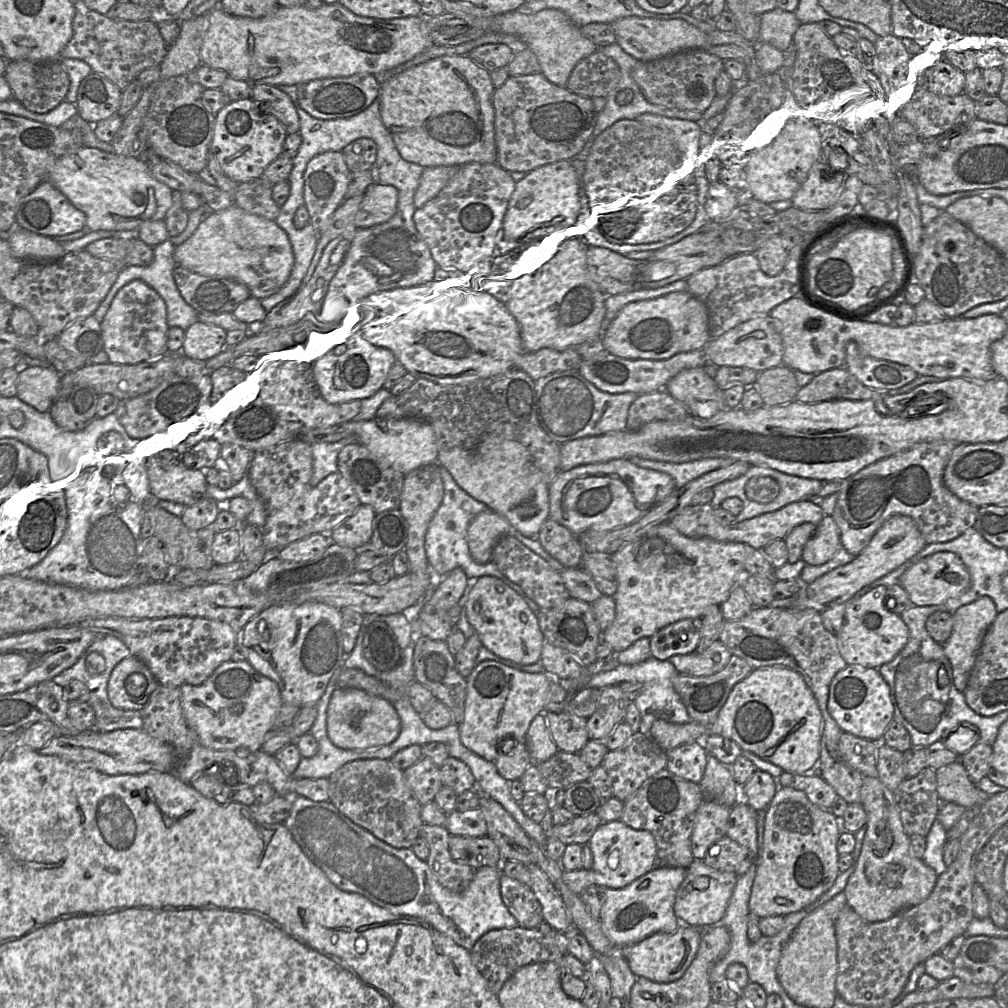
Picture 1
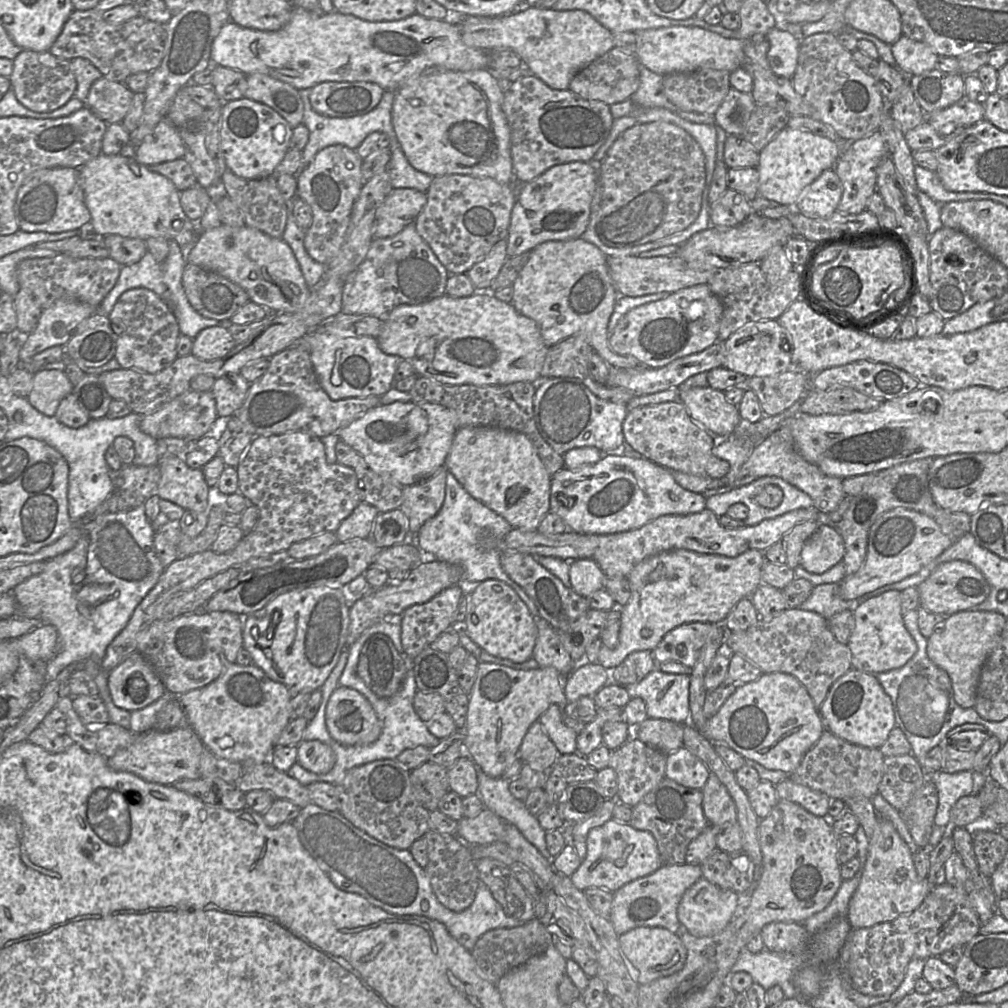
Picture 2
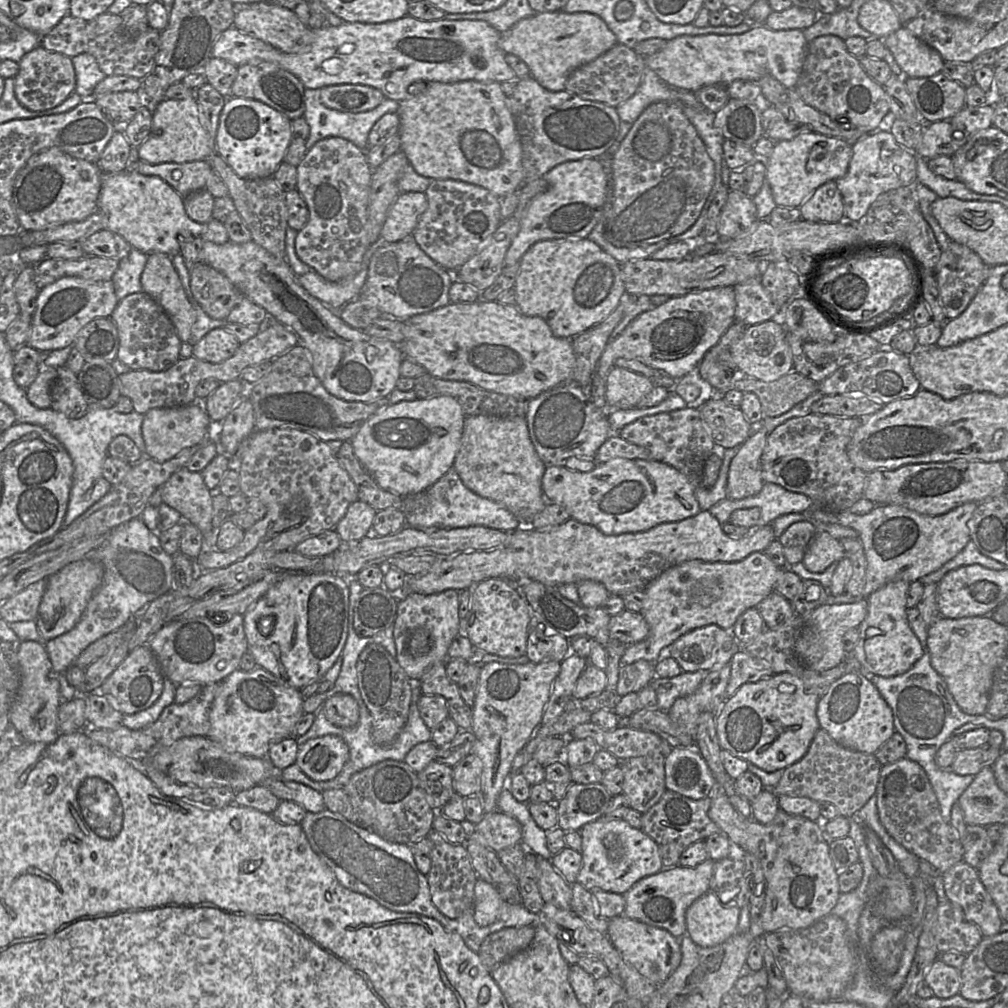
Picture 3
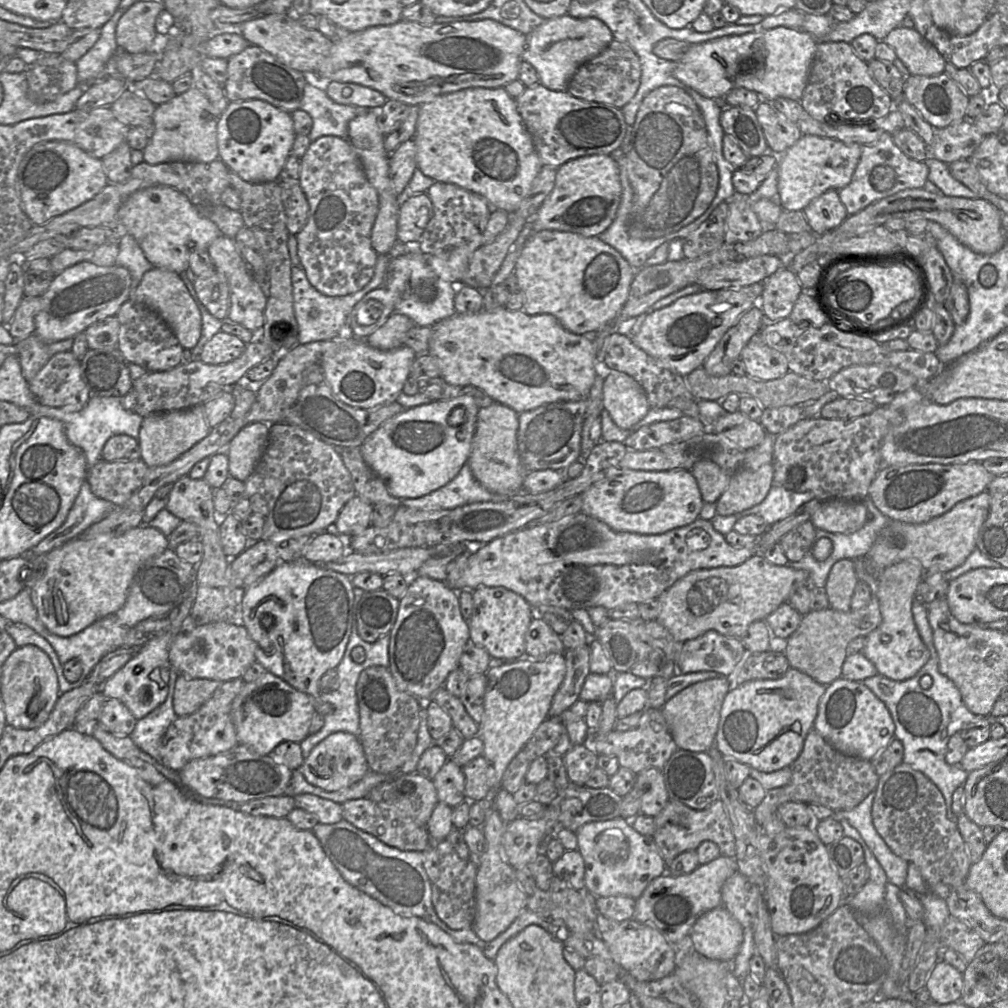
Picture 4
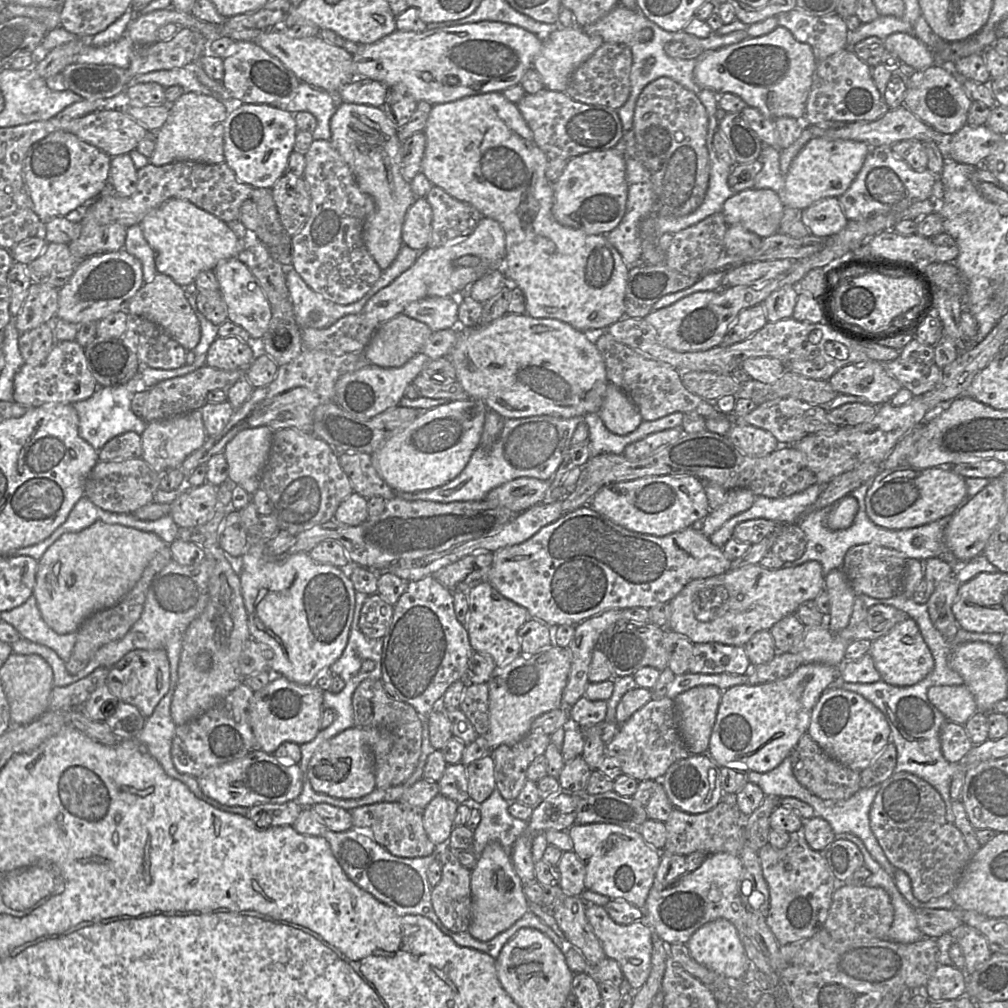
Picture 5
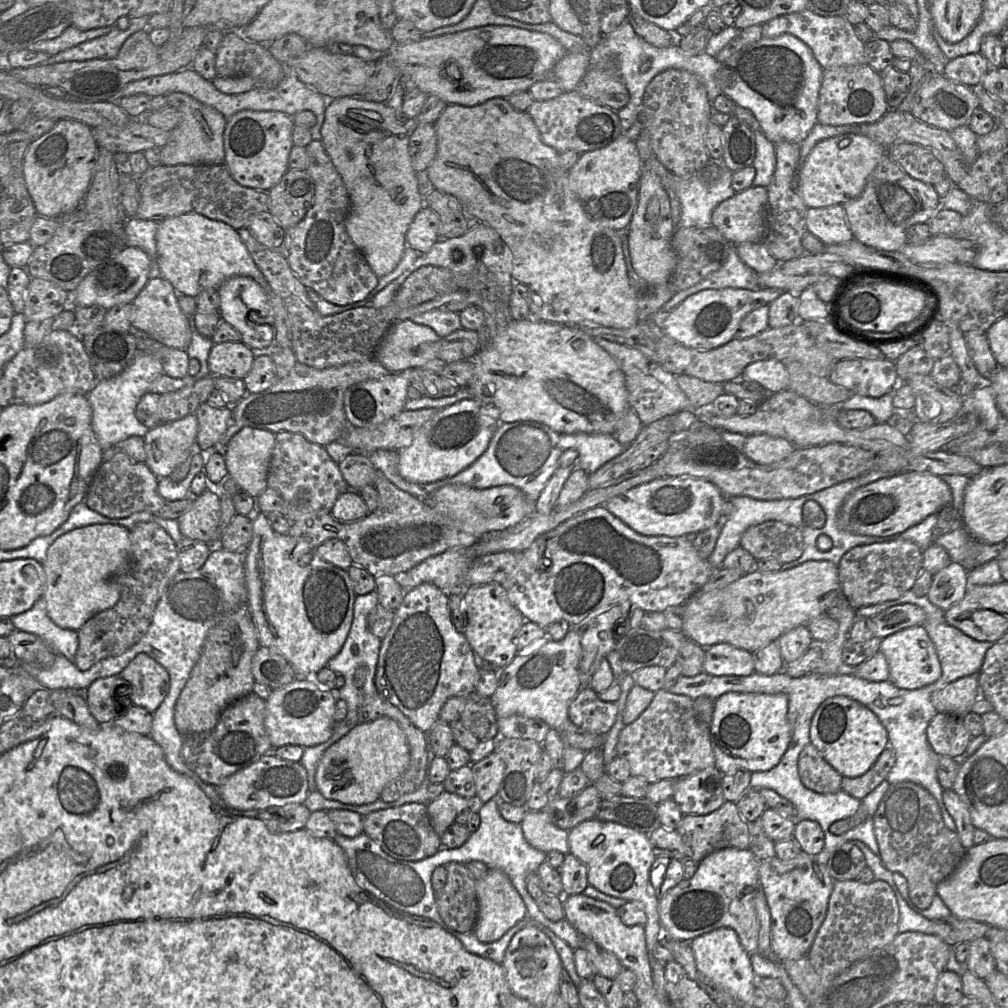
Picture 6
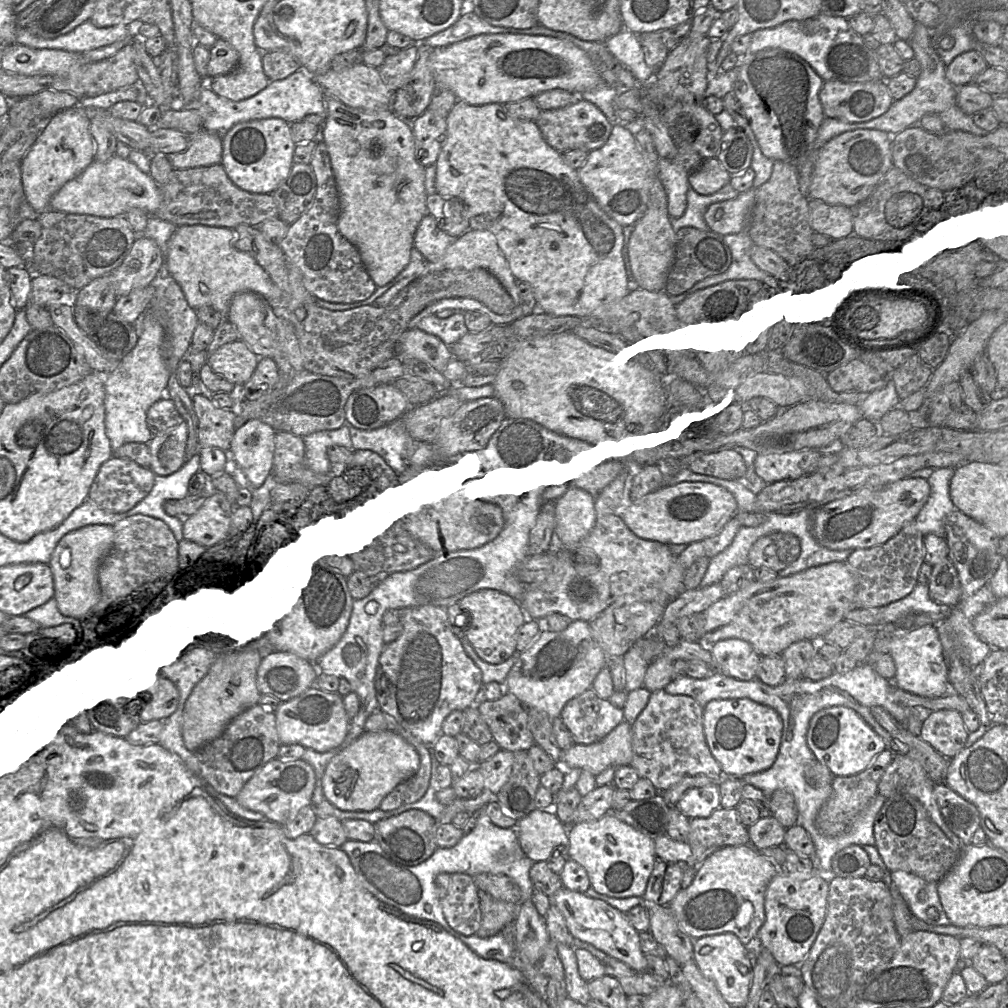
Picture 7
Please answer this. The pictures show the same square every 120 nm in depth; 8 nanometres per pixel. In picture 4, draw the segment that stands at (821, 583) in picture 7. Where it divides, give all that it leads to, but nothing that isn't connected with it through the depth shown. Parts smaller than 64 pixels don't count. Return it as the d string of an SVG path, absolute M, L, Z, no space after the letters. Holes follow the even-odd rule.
M755 553L735 567L700 569L680 578L658 597L660 613L657 621L681 643L710 630L741 639L751 623L765 620L781 604L788 602L792 589L805 584L809 585L807 571L790 565L773 565L762 554Z

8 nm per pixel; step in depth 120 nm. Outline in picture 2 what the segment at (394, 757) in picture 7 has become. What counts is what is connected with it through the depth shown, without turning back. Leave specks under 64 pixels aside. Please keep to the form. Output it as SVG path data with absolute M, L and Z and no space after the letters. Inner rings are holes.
M319 740L302 741L297 748L297 762L310 772L326 774L335 764L335 753L329 745Z

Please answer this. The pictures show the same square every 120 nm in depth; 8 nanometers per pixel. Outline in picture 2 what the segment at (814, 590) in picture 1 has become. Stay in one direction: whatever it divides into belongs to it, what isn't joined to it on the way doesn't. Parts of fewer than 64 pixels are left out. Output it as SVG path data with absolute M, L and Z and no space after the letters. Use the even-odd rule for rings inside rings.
M895 508L881 515L871 526L862 567L839 583L839 596L856 600L883 586L897 583L918 573L941 555L954 541L930 517L906 508Z

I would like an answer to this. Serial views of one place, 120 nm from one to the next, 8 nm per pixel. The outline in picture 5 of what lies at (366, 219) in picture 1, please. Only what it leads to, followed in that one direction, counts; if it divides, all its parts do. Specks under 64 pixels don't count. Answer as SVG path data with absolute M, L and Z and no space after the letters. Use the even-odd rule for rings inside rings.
M416 198L408 209L402 228L402 243L416 251L428 247L433 212L425 198Z

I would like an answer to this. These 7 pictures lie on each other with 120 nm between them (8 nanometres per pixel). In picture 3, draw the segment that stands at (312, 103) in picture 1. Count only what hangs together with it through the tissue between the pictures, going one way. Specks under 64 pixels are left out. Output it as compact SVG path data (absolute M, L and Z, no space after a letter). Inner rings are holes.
M361 84L326 86L319 90L319 96L326 107L350 113L372 110L385 99L380 90Z

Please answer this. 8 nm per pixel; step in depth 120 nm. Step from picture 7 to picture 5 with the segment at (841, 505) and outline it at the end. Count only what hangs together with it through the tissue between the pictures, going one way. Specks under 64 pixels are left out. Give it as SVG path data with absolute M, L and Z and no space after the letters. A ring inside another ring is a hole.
M901 465L886 469L876 475L865 497L865 510L869 519L876 525L891 530L914 528L950 517L968 498L965 478L956 474L951 466L918 468Z

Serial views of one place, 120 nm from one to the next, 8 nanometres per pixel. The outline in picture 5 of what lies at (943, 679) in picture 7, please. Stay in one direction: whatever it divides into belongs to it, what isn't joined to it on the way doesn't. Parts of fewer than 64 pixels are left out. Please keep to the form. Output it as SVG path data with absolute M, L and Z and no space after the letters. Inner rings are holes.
M911 617L897 623L886 635L872 641L869 654L881 679L893 686L912 686L923 680L934 668L932 653Z

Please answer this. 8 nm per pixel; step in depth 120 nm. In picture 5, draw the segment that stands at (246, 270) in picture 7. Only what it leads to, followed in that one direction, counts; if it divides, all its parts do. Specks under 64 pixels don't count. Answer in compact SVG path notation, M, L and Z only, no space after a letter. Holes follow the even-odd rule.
M173 198L165 201L150 211L139 225L154 251L157 272L171 277L183 288L195 283L200 272L213 270L219 261L238 257L241 251L242 239L226 222L188 200Z

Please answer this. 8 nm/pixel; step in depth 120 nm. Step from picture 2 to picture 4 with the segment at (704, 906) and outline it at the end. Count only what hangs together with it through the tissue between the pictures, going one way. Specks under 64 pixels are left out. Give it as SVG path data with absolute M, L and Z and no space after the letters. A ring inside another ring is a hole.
M724 906L701 915L689 932L692 948L702 956L733 961L743 941L743 927Z

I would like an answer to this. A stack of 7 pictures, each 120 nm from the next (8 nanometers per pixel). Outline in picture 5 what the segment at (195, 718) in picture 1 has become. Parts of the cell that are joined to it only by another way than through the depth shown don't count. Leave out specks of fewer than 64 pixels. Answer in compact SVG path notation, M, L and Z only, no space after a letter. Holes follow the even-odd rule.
M273 676L268 685L254 692L249 705L249 723L257 747L274 754L284 742L302 745L314 740L321 730L323 709L323 691L315 684L300 685L285 677Z

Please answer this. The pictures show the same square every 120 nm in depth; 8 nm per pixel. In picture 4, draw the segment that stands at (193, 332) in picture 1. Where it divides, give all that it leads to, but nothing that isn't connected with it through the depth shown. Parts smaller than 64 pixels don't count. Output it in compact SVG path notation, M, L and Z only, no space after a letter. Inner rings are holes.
M219 331L203 346L198 359L210 365L227 364L239 358L246 345L240 338Z

